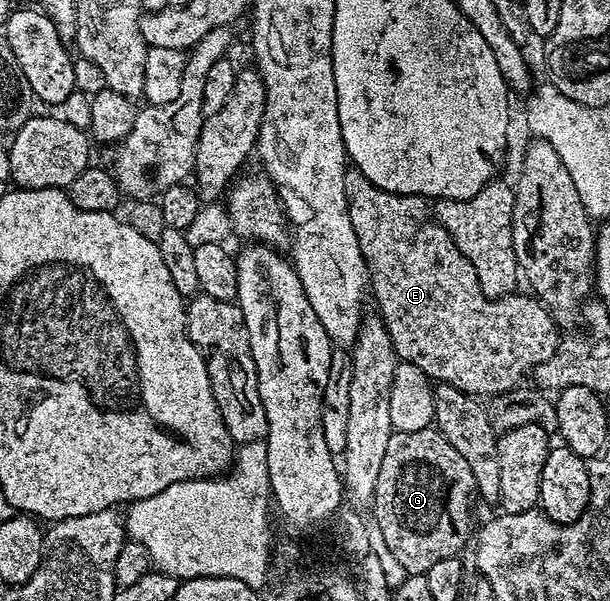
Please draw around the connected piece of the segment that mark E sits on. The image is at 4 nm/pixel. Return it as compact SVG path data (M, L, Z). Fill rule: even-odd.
M357 169L347 170L344 189L348 217L370 274L368 287L372 292L372 303L374 299L377 314L382 316L399 360L416 365L435 384L447 383L475 397L493 397L521 384L522 375L529 376L535 367L556 353L560 328L549 309L529 294L515 293L502 299L488 299L472 261L456 249L452 237L431 218L431 208L423 196L397 195L380 189Z

